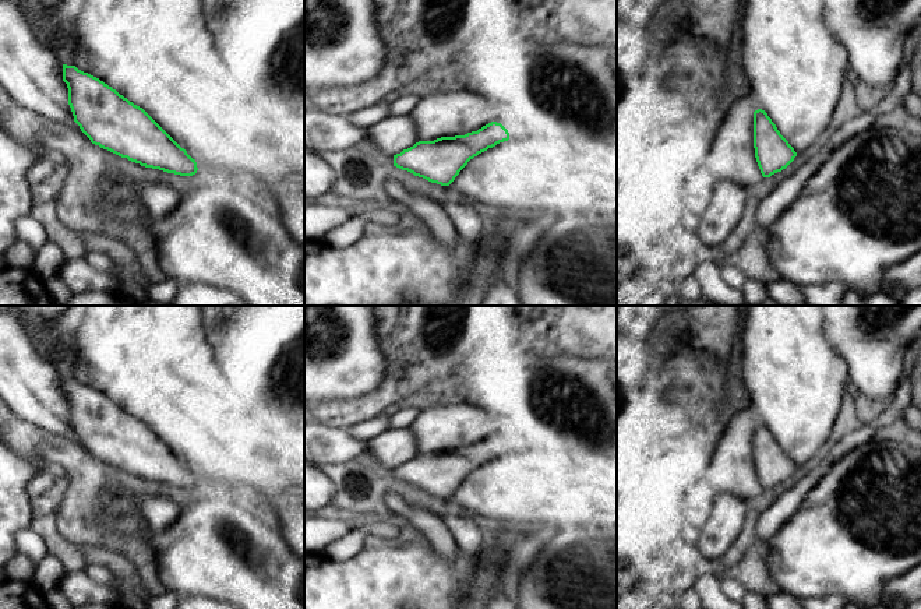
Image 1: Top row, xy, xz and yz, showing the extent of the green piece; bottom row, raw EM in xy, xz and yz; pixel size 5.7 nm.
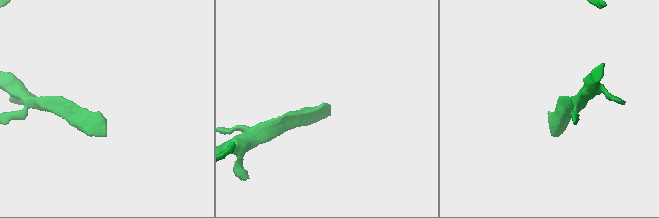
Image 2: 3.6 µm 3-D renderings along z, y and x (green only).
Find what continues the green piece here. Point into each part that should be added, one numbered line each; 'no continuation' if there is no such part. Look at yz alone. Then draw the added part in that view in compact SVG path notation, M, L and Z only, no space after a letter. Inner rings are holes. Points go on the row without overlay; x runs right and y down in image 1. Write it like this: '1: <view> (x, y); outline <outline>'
1: yz (800, 458); outline M801 448L798 453L788 453L788 457L797 467L801 467L805 465L814 457L814 454L807 453L804 448Z

